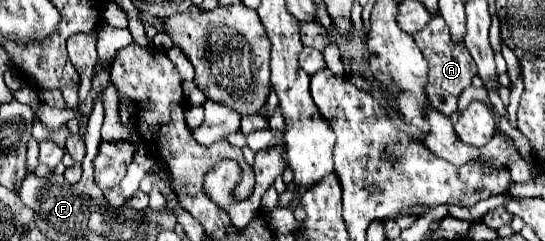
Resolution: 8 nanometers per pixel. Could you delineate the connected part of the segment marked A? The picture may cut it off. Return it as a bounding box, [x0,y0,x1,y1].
[416,16,476,116]

